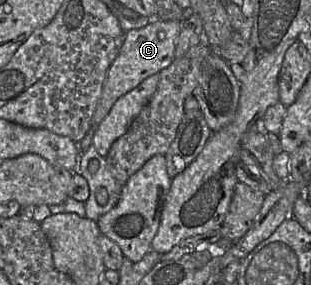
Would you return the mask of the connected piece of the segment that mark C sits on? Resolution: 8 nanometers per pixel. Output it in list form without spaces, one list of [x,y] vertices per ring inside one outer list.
[[[160,19],[153,21],[143,28],[126,32],[120,52],[107,71],[101,96],[92,117],[91,127],[99,126],[121,96],[134,89],[147,77],[168,67],[175,59],[175,45],[182,28],[182,22]]]

